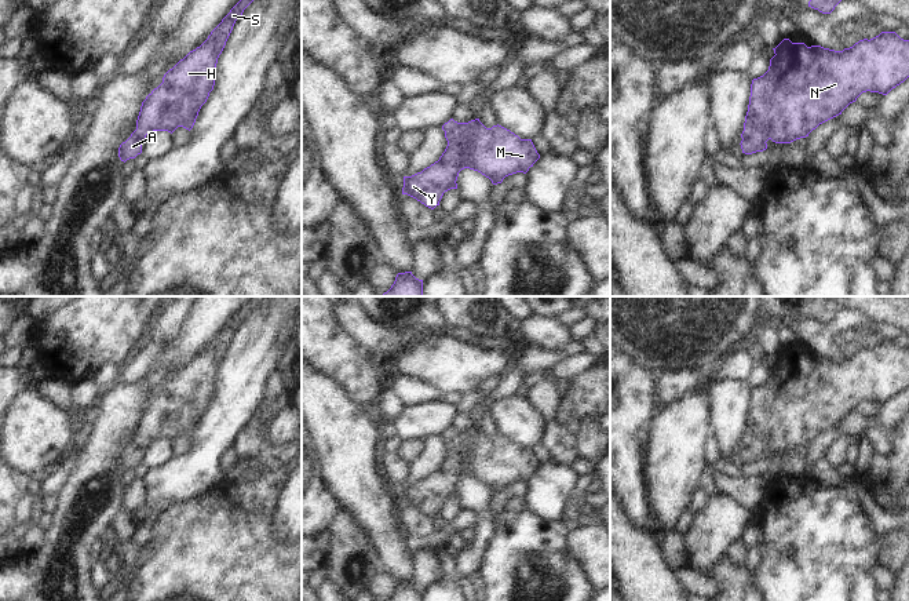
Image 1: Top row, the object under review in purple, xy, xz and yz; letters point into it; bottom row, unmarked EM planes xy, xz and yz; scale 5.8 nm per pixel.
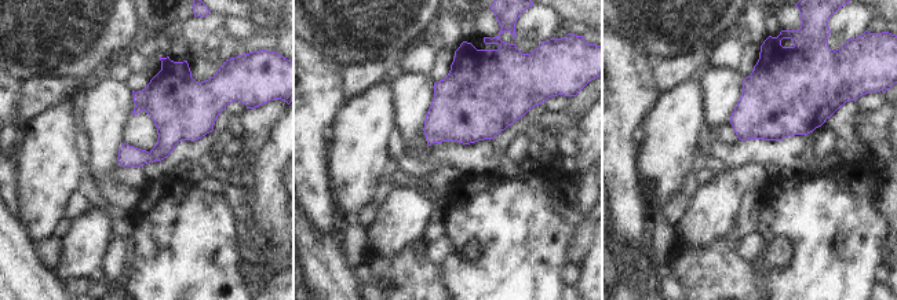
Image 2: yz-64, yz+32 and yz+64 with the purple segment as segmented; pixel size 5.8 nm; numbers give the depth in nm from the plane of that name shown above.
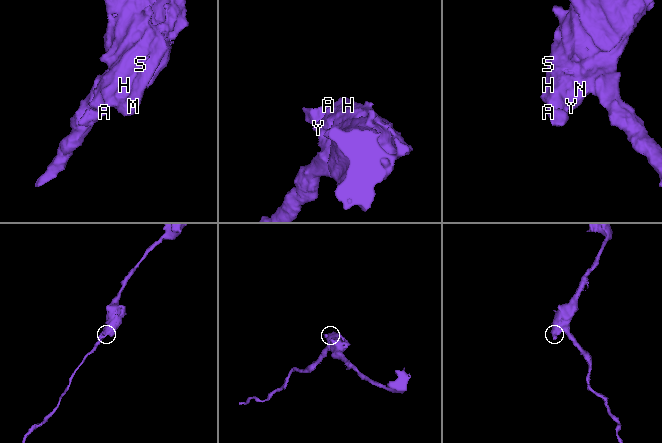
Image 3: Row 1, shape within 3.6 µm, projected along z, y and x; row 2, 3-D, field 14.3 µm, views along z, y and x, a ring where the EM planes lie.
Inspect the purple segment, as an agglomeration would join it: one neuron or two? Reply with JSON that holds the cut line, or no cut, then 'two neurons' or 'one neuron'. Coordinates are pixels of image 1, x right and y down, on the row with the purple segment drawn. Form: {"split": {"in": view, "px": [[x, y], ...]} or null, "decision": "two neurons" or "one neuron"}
{"split": null, "decision": "one neuron"}

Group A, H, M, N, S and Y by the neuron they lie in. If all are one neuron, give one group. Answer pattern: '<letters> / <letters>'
A H M N S Y

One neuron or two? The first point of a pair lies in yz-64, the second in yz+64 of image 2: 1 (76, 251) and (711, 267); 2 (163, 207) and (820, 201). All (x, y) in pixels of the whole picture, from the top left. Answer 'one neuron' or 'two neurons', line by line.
1: two neurons
2: one neuron

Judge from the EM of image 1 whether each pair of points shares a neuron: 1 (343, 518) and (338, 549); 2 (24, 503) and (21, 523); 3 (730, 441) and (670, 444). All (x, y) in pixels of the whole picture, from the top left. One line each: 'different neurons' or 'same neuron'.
1: same neuron
2: same neuron
3: different neurons

